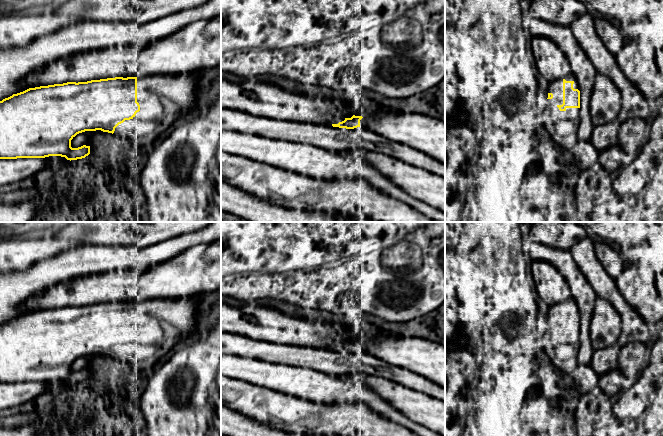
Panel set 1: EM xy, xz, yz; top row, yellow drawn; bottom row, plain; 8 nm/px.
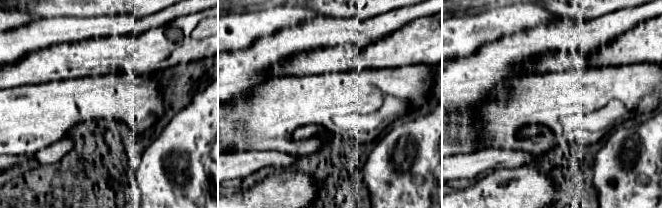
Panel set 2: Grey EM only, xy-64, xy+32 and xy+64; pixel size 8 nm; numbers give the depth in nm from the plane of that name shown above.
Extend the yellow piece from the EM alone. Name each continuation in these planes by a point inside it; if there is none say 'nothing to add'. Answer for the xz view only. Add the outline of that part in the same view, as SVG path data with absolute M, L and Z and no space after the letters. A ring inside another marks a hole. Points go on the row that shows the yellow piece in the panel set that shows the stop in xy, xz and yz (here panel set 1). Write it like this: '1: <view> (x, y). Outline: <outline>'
1: xz (426, 134). Outline: M384 108L365 115L360 126L393 142L412 147L445 165L445 121L428 115L411 112L395 112Z

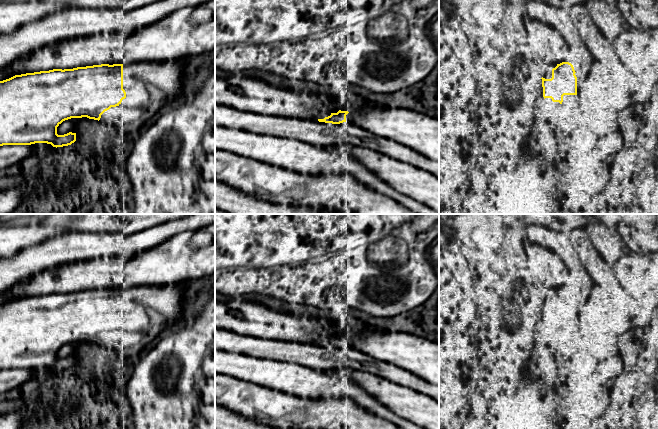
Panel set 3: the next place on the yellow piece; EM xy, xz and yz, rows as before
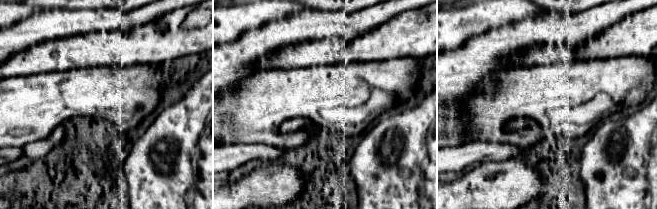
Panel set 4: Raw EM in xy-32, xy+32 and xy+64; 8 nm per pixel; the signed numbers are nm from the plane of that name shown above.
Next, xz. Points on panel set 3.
1: xz (419, 132). Outline: M370 103L351 110L346 121L439 162L439 119L406 108Z

